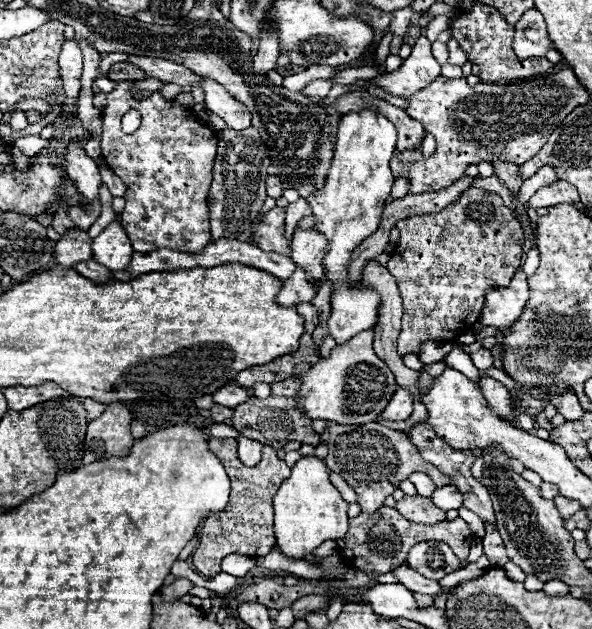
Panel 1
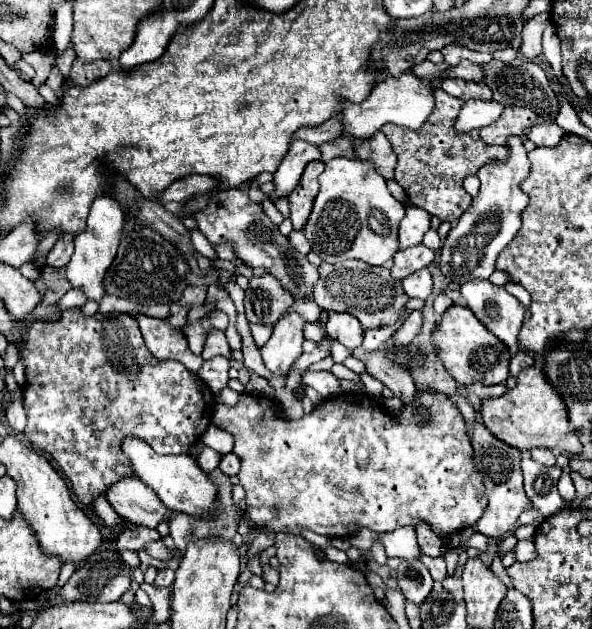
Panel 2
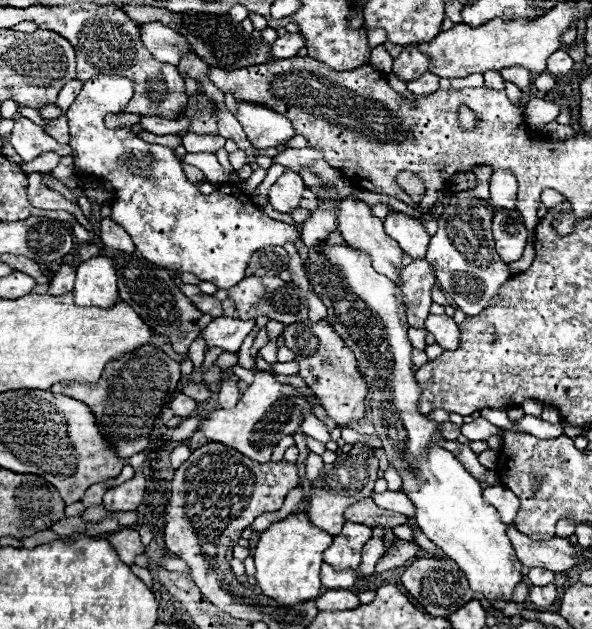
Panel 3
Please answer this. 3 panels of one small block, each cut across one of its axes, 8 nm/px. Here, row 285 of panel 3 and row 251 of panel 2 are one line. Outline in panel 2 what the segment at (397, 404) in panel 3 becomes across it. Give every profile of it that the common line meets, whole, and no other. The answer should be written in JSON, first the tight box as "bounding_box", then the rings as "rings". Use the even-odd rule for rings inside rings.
{"bounding_box":[302,158,406,266],"rings":[[[334,158],[326,162],[326,170],[318,176],[318,182],[320,192],[302,228],[312,252],[328,264],[356,258],[366,264],[380,266],[390,260],[398,250],[398,222],[404,218],[406,206],[390,194],[386,180],[376,174],[374,166],[362,160]]]}

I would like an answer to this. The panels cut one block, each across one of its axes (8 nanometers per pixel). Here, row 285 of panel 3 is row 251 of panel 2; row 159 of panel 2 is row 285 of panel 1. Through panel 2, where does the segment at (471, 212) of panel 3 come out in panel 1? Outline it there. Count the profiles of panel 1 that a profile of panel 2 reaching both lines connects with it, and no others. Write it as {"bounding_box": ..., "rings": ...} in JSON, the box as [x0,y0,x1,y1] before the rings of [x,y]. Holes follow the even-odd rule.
{"bounding_box":[480,270,528,330],"rings":[[[518,270],[506,288],[486,294],[480,322],[484,326],[496,326],[500,330],[518,322],[528,302],[528,282],[522,270]]]}

